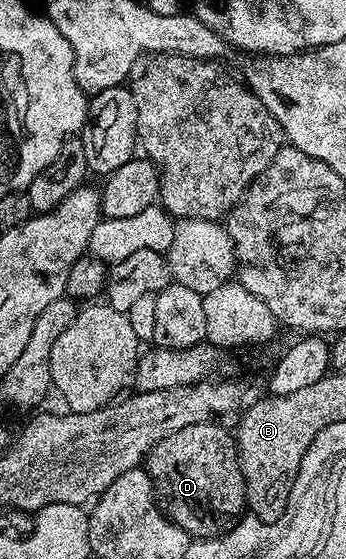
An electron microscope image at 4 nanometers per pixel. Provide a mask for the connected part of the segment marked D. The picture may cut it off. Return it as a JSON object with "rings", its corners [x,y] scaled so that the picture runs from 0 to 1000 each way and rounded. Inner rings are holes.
{"rings":[[[616,753],[538,760],[538,767],[514,767],[514,775],[491,775],[491,782],[457,789],[422,816],[422,841],[439,855],[439,877],[451,880],[474,919],[558,966],[618,964],[645,957],[691,934],[711,914],[711,875],[682,805],[682,780],[630,758]]]}

